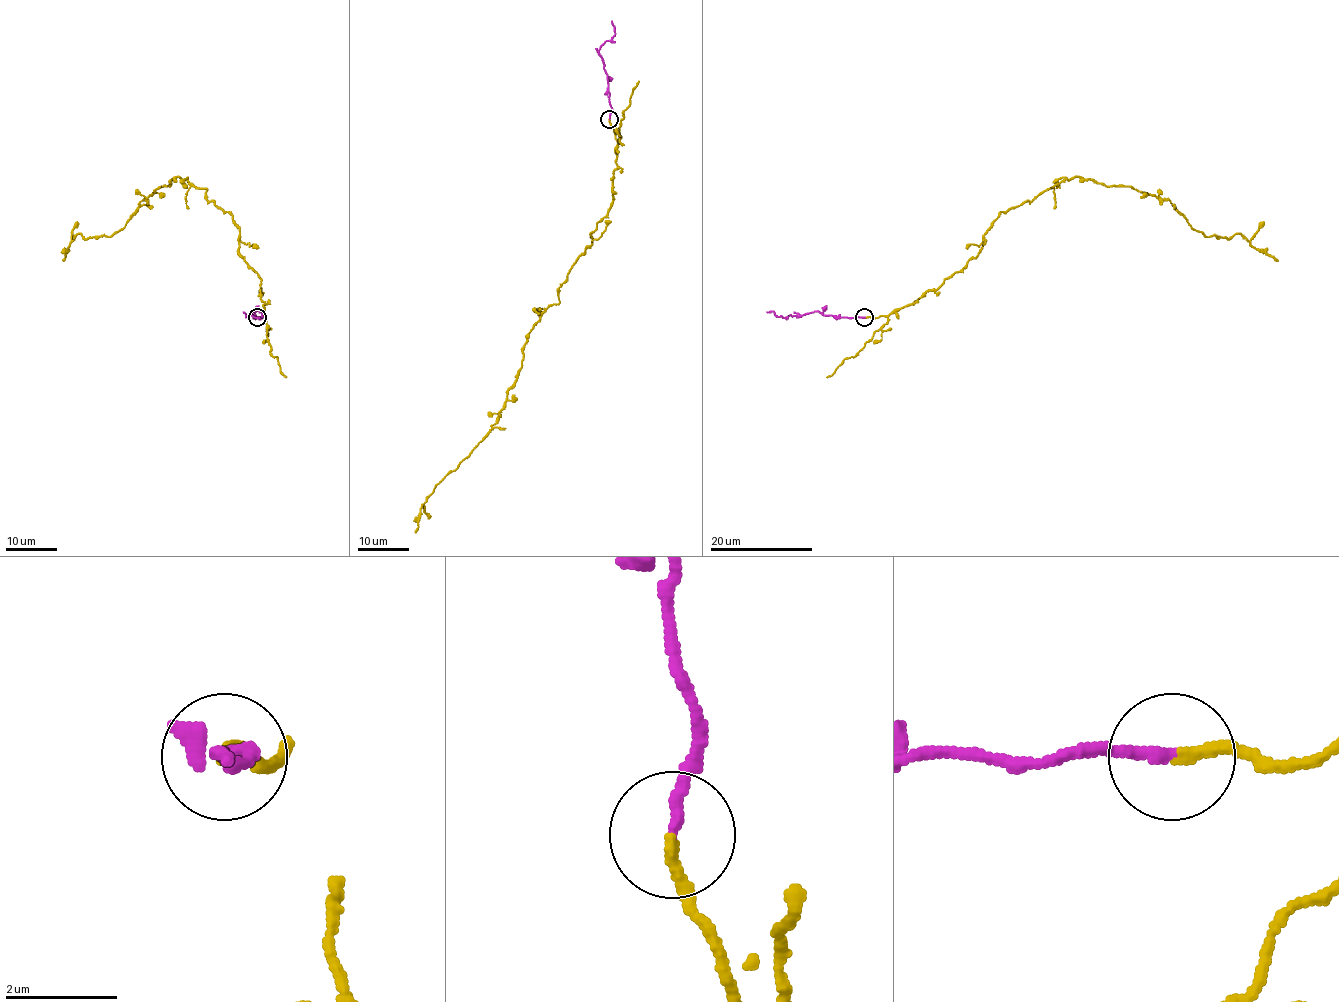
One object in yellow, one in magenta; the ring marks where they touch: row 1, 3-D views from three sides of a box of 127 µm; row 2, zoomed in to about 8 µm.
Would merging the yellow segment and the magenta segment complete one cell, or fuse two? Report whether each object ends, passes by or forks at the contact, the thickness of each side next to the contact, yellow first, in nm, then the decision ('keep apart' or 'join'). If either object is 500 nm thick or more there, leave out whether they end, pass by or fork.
yellow ends | magenta ends | 200/220 nm | join

